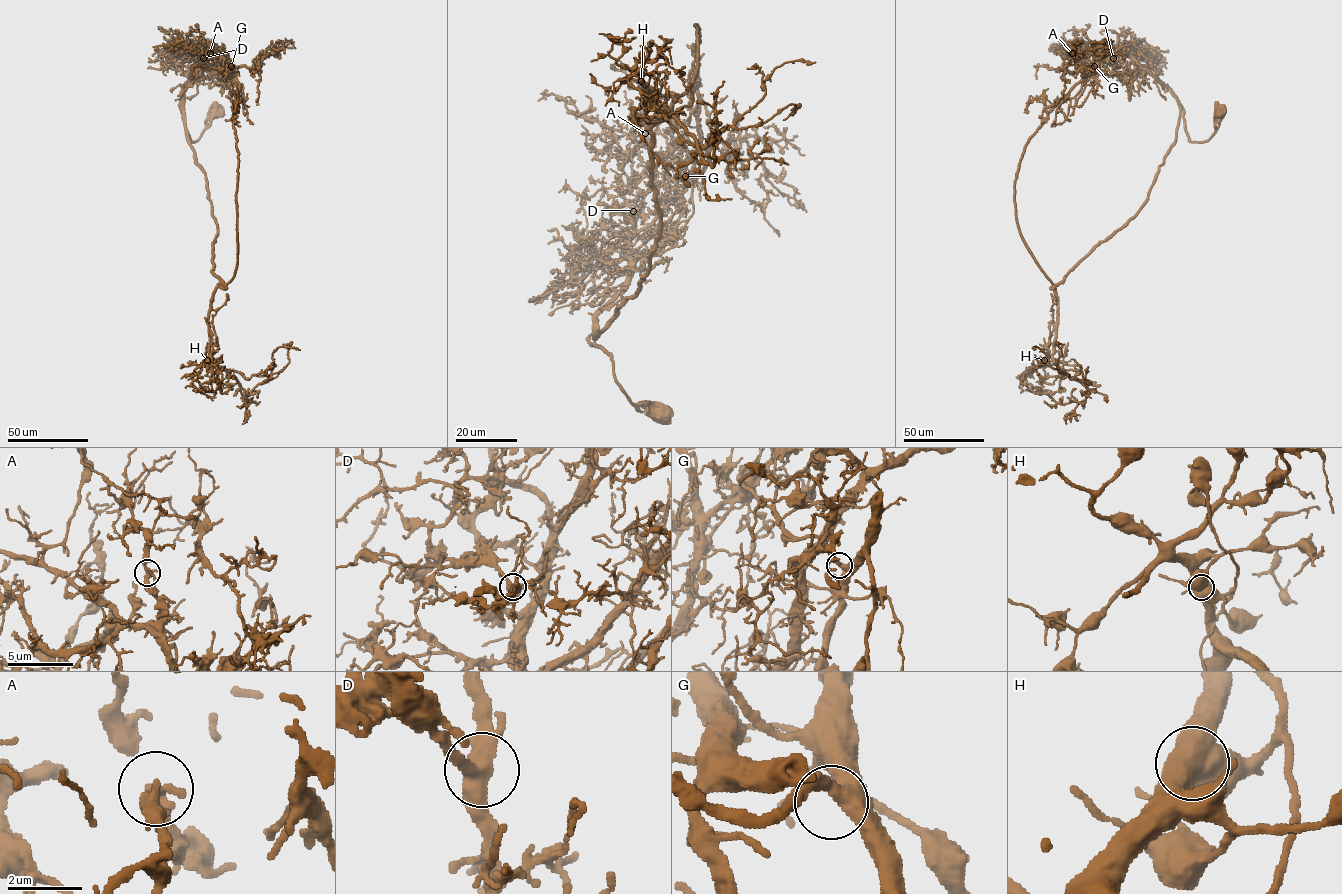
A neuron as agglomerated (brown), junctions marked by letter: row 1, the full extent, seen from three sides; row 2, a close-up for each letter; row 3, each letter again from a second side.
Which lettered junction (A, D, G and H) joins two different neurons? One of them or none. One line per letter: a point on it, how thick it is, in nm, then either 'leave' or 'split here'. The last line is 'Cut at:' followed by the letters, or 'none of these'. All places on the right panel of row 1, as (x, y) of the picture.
A: place (1072, 53); calibre 280 nm; leave
D: place (1113, 58); calibre 400 nm; leave
G: place (1094, 66); calibre 400 nm; leave
H: place (1044, 360); calibre 650 nm; split here
Cut at: H

